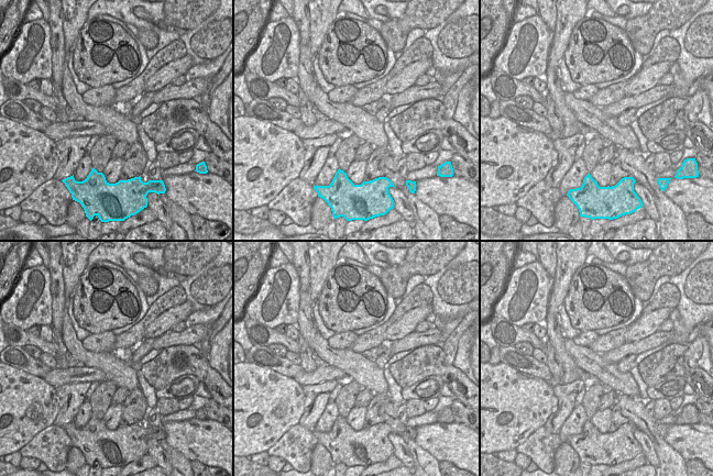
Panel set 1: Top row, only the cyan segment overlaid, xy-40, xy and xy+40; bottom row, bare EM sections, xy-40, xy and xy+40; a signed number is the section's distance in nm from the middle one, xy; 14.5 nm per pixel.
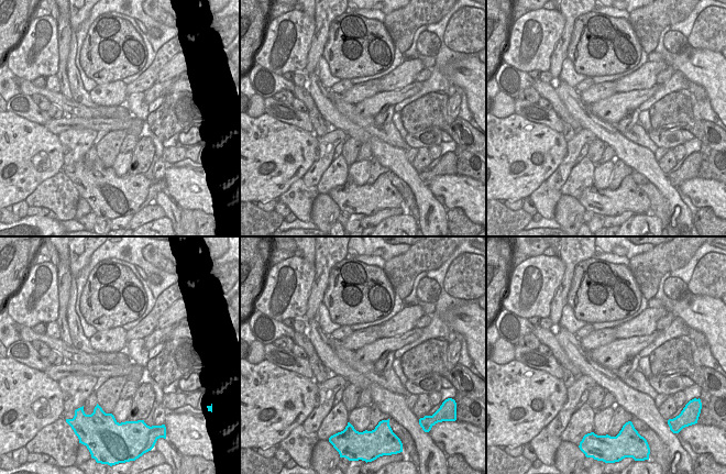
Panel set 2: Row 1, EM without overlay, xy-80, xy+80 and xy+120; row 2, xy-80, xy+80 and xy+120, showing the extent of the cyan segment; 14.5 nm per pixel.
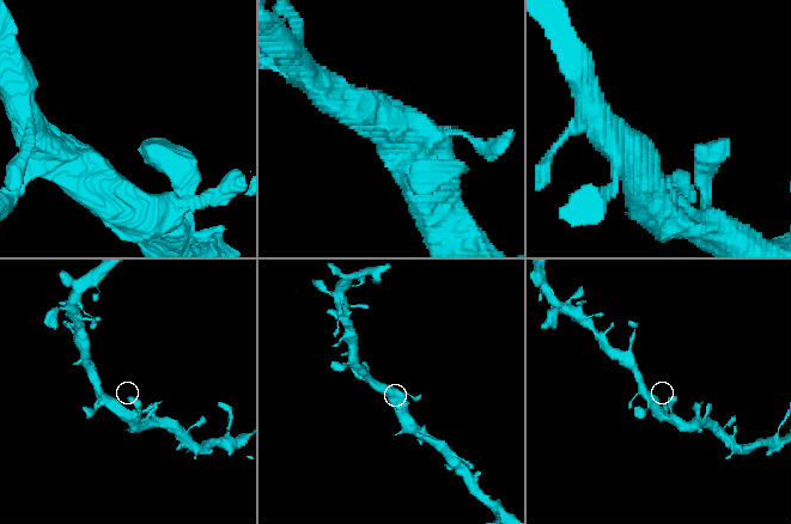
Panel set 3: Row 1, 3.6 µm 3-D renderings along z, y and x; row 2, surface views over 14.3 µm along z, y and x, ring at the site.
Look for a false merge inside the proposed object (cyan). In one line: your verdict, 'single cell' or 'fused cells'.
single cell

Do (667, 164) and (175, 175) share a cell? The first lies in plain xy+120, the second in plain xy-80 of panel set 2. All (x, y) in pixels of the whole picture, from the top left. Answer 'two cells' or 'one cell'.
two cells

